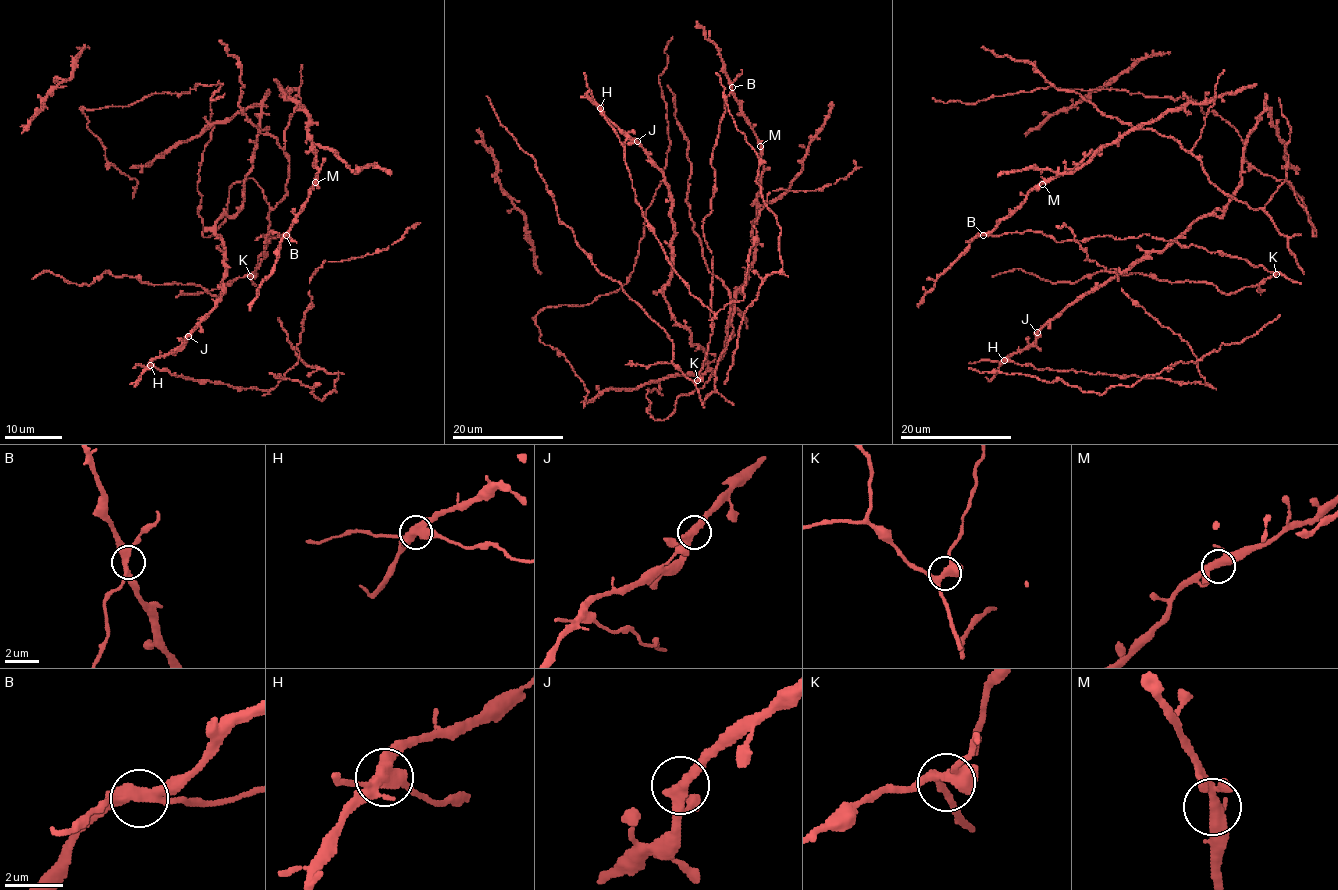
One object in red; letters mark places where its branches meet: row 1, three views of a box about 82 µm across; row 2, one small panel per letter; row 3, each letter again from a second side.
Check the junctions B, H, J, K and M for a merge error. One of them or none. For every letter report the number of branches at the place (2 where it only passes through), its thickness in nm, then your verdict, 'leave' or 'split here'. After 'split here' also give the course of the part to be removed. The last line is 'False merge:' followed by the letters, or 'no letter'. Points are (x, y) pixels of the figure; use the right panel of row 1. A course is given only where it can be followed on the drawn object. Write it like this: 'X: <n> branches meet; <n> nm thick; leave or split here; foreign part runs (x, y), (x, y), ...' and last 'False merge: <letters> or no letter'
B: 4 branches meet; 340 nm thick; leave
H: 4 branches meet; 440 nm thick; leave
J: 3 branches meet; 320 nm thick; leave
K: 4 branches meet; 380 nm thick; leave
M: 4 branches meet; 320 nm thick; leave
False merge: no letter

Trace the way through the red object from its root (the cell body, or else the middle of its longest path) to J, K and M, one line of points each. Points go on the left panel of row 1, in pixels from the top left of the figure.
J: (227, 207), (204, 237), (206, 116), (259, 105), (243, 204), (216, 224), (223, 292), (188, 336)
K: (227, 207), (249, 178), (272, 208), (288, 194), (298, 96), (315, 184), (285, 236), (256, 238), (250, 276)
M: (227, 207), (229, 188), (249, 178), (272, 208), (288, 194), (294, 96), (309, 119), (315, 182)

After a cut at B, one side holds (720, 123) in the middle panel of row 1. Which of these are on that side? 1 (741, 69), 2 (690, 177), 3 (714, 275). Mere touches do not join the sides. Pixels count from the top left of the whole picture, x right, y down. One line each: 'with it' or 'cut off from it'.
1: with it
2: cut off from it
3: cut off from it

